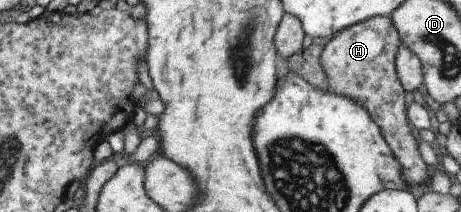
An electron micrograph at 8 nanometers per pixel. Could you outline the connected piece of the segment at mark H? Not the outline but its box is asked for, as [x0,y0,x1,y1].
[319,16,429,188]

